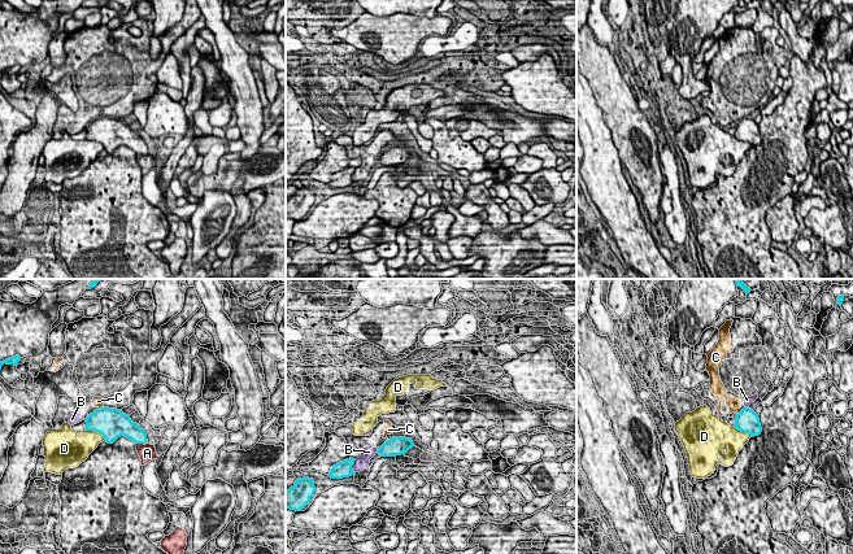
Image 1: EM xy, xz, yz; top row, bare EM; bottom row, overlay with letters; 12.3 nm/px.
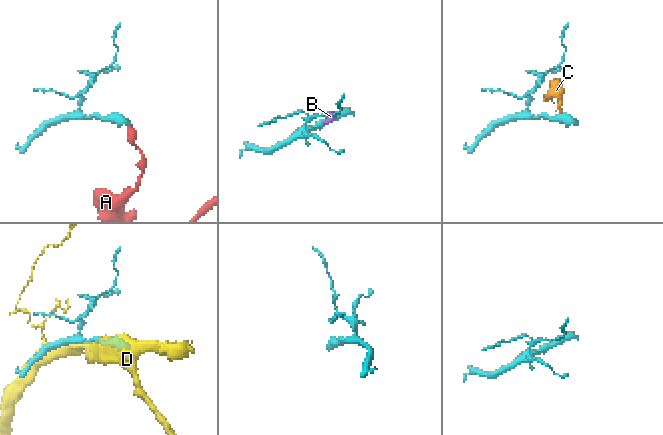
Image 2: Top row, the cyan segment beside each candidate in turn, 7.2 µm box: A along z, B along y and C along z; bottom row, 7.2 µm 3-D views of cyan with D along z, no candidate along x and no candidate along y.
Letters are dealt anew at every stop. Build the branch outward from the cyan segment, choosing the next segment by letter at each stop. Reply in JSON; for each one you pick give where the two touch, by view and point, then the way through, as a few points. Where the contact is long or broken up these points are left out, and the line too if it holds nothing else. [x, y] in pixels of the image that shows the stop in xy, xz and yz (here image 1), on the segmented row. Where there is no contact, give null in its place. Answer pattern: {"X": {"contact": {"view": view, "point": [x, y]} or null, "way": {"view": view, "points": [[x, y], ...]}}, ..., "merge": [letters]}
{"merge": []}

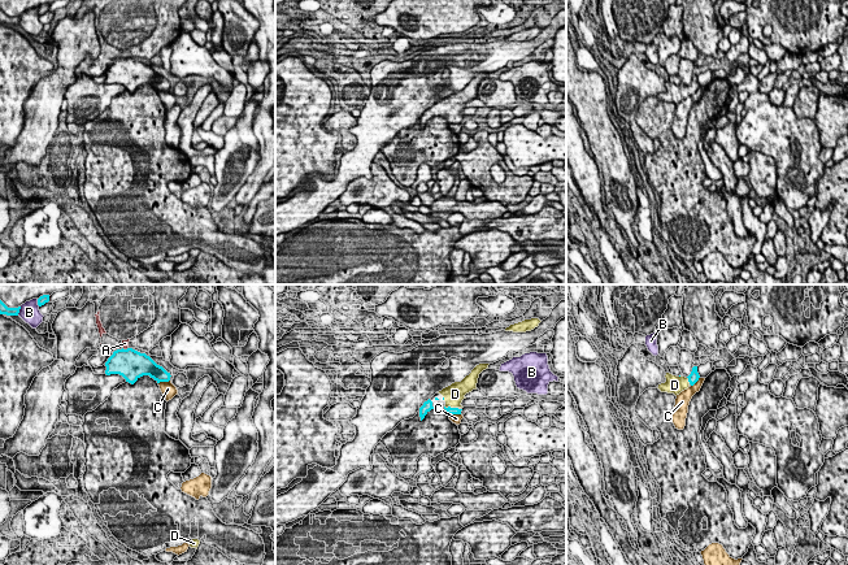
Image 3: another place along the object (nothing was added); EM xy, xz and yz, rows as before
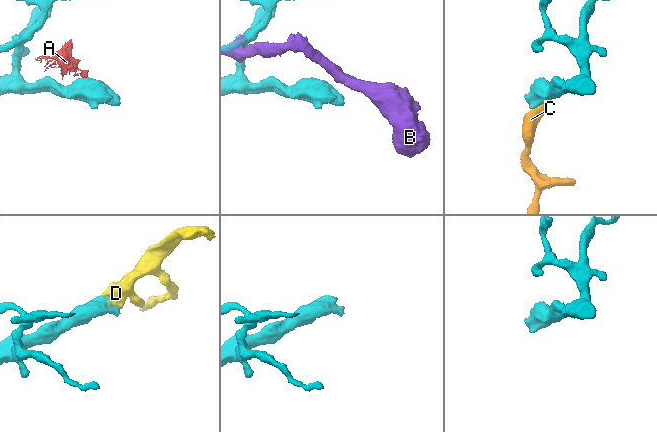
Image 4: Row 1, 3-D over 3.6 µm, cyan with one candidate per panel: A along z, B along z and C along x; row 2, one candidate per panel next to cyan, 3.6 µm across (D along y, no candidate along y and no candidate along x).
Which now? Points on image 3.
{"D": {"contact": {"view": "xz", "point": [449, 407]}, "way": {"view": "xz", "points": [[451, 411], [449, 407], [453, 395]]}}, "merge": ["D"]}

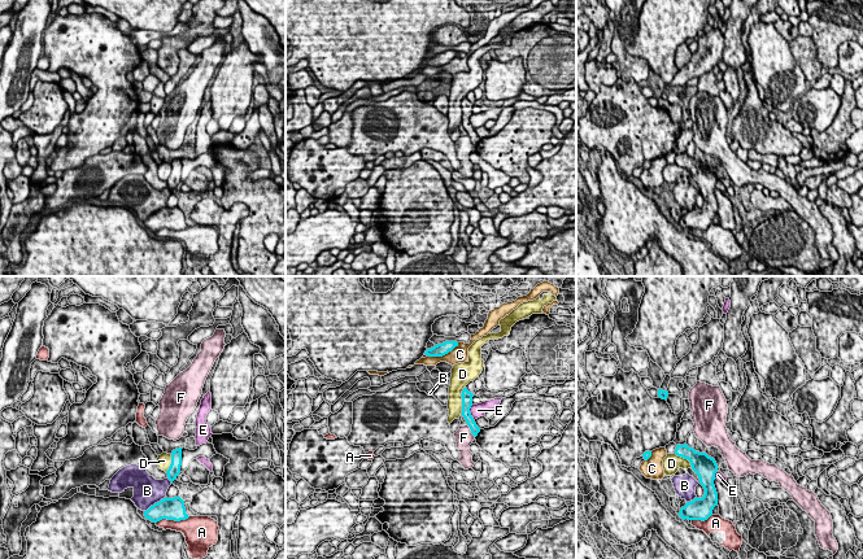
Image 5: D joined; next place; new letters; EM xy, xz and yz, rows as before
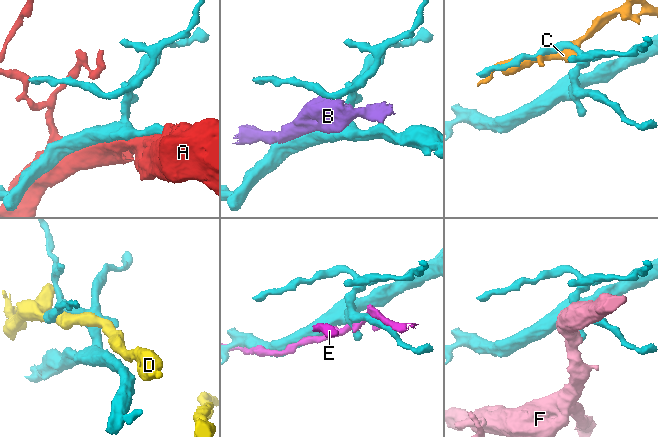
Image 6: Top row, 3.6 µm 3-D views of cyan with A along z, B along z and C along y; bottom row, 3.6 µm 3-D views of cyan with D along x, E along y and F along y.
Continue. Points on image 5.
{"merge": []}

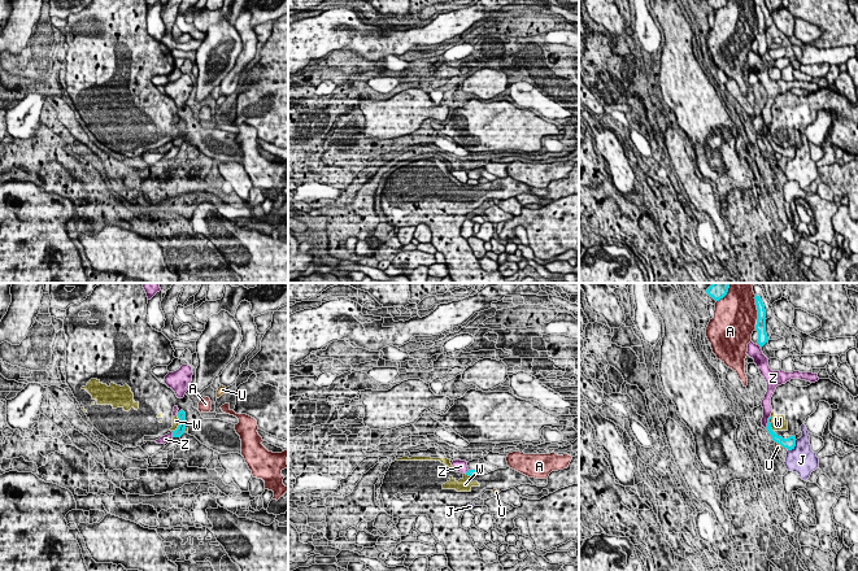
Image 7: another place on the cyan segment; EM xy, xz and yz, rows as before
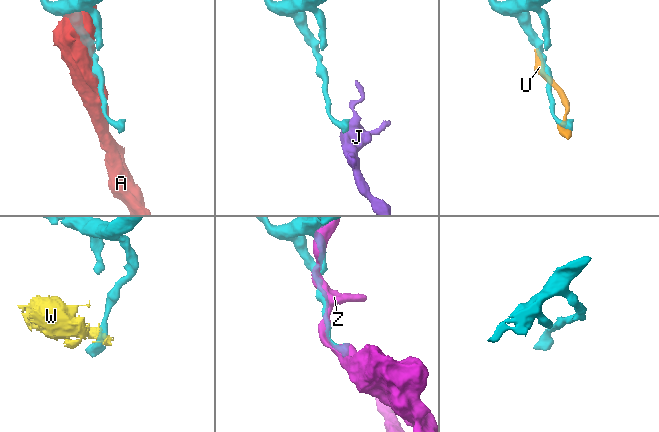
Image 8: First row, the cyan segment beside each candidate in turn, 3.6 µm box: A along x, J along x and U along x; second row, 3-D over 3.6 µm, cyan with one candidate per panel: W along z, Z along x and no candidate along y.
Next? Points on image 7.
{"merge": []}

